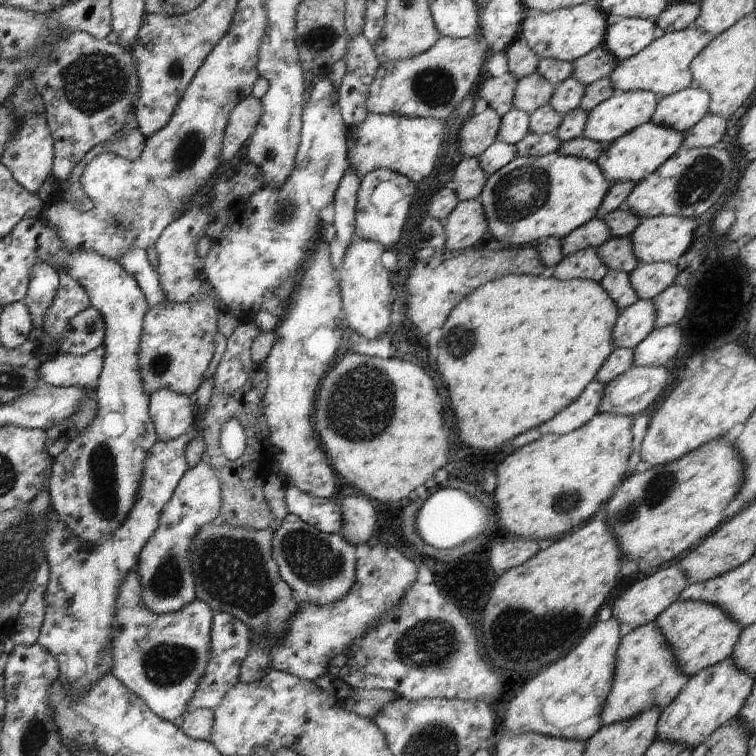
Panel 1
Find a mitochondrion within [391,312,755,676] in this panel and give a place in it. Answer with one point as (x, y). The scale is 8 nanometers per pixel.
(660, 485)

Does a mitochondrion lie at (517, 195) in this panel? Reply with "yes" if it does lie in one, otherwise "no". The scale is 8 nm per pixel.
yes

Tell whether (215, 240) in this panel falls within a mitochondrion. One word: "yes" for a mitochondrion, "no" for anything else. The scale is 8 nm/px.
no

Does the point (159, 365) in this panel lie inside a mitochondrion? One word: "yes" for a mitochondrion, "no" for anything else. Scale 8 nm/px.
yes

